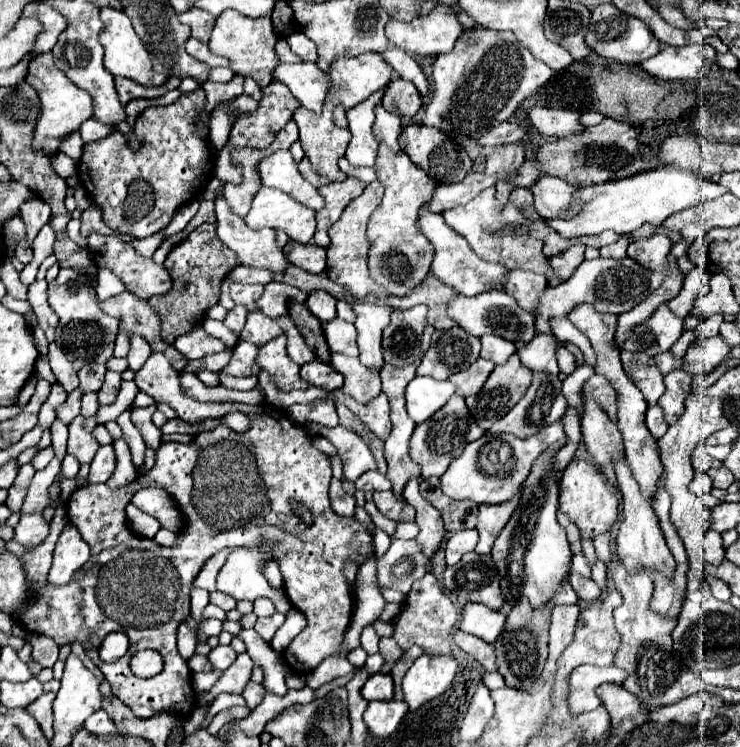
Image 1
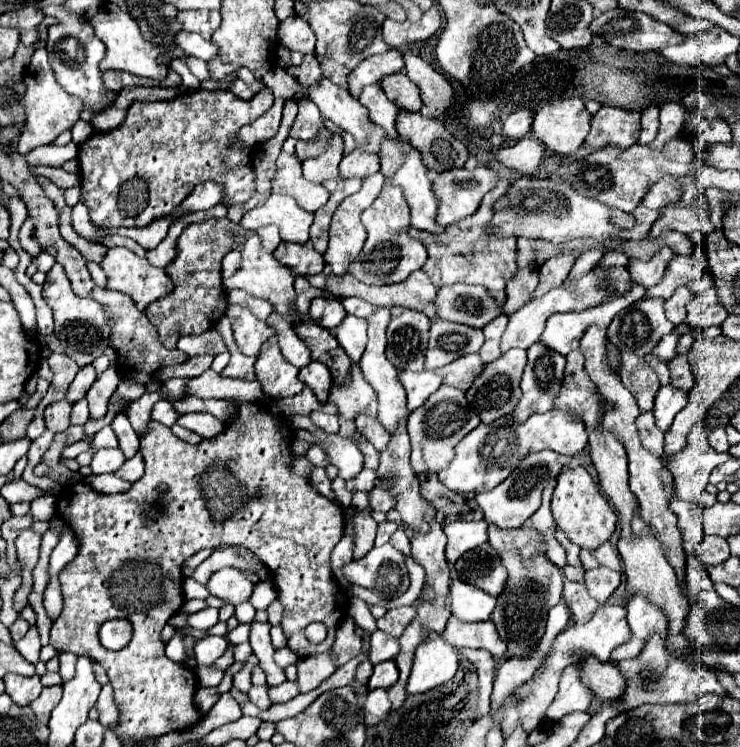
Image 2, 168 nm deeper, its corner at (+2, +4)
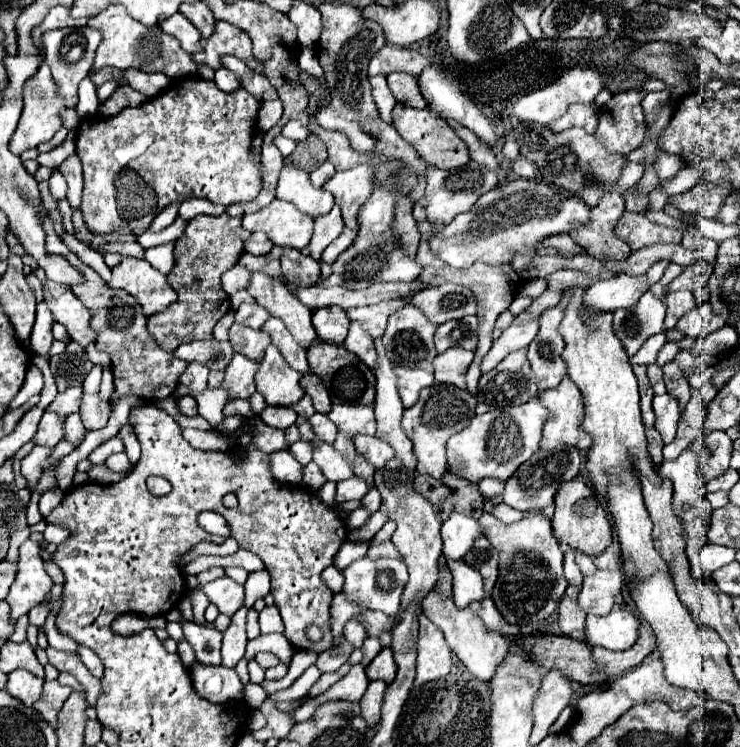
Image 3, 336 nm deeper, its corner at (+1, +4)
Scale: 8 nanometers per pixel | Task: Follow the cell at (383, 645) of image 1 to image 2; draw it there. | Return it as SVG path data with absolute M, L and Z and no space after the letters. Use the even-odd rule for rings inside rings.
M375 631L371 635L371 653L369 653L369 661L373 665L383 663L383 661L393 661L399 653L399 641L385 635L383 631Z

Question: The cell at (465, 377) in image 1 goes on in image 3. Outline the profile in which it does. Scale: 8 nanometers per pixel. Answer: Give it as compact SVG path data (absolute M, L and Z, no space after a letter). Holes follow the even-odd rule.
M450 347L450 351L444 351L434 357L434 377L438 383L452 383L460 389L466 387L464 375L468 371L468 365L474 359L474 351L466 351L462 347Z

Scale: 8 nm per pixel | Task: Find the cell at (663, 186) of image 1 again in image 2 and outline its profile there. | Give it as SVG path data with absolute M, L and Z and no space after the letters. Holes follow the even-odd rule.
M521 177L517 179L505 199L499 199L495 203L495 215L491 219L491 227L499 235L515 235L515 237L529 237L529 239L547 239L555 245L569 243L577 237L593 237L597 241L605 241L609 237L621 237L621 239L643 239L649 235L651 225L661 215L661 209L647 209L641 207L641 203L631 213L635 219L635 225L631 229L621 229L611 221L611 207L591 199L577 195L577 191L571 189L567 181L561 181L559 177L549 179L537 179L537 177Z

